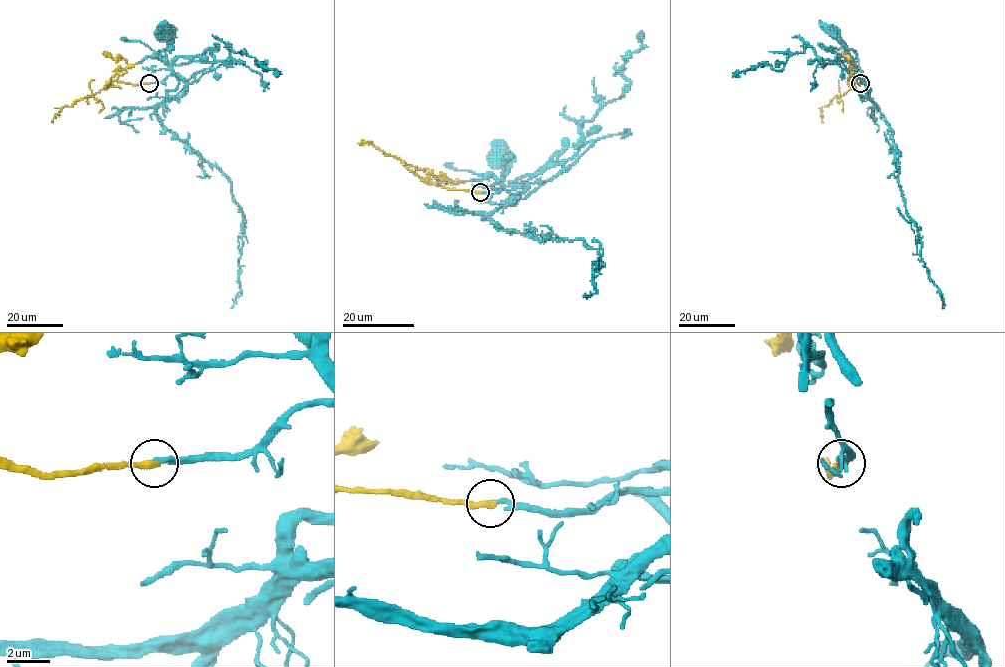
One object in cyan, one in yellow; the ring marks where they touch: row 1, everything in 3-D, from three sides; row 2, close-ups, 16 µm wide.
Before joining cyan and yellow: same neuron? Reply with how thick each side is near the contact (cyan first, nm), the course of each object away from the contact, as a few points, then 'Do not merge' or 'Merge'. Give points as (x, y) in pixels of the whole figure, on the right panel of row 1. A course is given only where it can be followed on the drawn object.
Thickness 190 nm (cyan) against 320 nm. Course of cyan: (860, 83), (854, 60), (842, 47), (840, 32), (835, 27), (833, 32). Course of yellow: (860, 83), (854, 81), (846, 93), (820, 108), (822, 122). Merge

